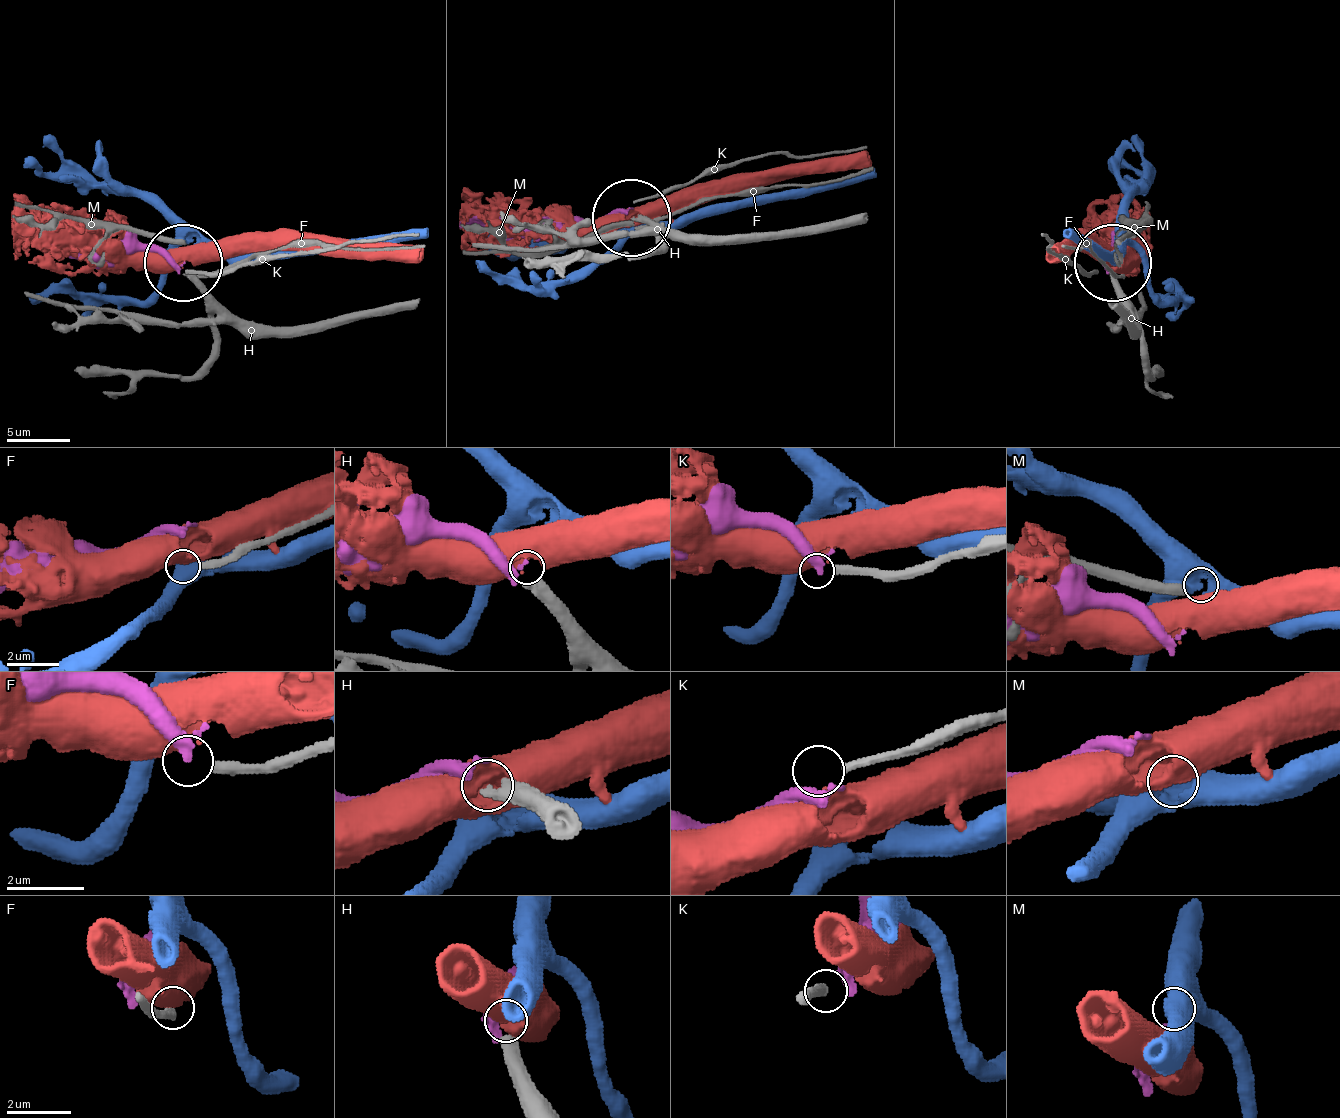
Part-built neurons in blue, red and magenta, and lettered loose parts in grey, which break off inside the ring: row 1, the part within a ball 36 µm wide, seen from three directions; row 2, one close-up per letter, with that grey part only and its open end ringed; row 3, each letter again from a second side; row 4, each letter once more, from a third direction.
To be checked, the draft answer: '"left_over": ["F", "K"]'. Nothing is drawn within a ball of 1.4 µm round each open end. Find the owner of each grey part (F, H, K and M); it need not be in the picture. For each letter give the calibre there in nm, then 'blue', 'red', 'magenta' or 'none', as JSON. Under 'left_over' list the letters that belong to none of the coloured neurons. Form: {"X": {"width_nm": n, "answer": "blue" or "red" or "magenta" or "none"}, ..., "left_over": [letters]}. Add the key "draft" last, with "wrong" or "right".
{"F": {"width_nm": 280, "answer": "none"}, "H": {"width_nm": 480, "answer": "magenta"}, "K": {"width_nm": 240, "answer": "none"}, "M": {"width_nm": 400, "answer": "blue"}, "left_over": ["F", "K"], "draft": "right"}

